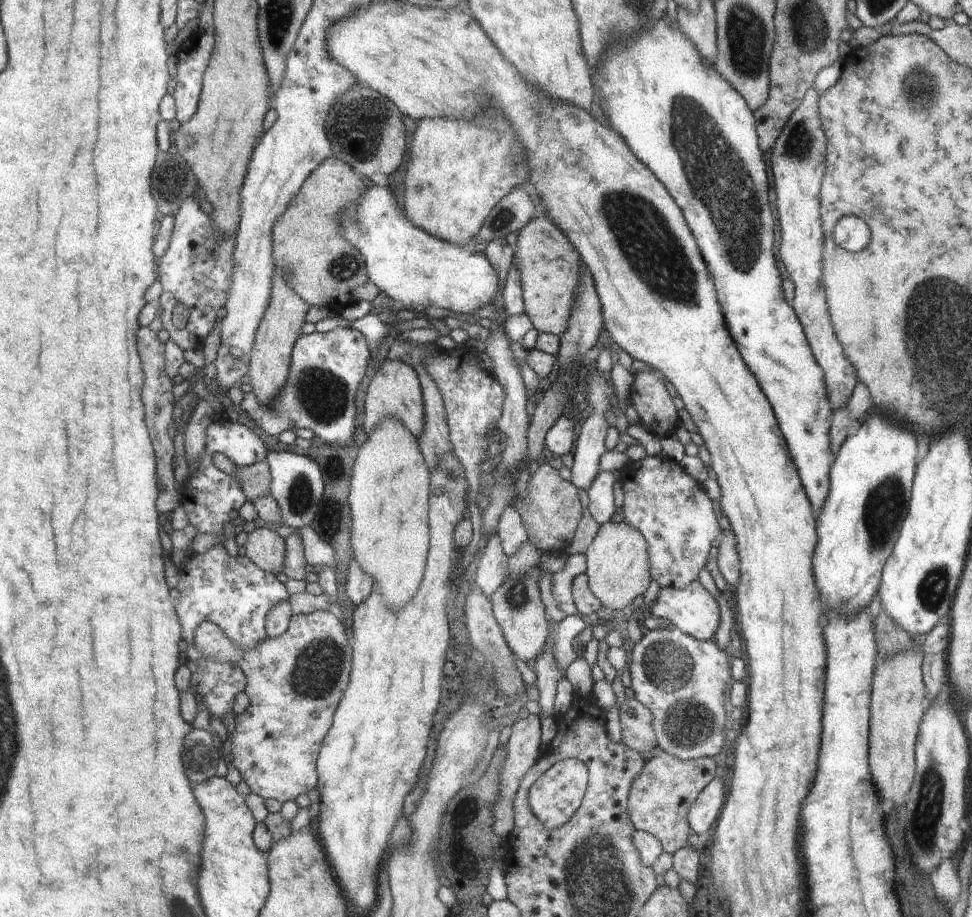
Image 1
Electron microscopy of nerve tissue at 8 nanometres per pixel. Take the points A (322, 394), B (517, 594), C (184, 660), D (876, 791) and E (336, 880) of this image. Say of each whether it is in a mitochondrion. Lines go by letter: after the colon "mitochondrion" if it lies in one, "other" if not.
A: mitochondrion
B: mitochondrion
C: other
D: other
E: other

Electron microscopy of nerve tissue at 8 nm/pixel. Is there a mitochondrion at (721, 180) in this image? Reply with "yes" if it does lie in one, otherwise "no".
yes

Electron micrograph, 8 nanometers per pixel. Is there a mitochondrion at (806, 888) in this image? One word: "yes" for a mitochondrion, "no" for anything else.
no

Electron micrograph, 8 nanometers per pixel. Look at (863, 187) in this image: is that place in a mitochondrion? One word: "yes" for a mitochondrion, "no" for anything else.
no

